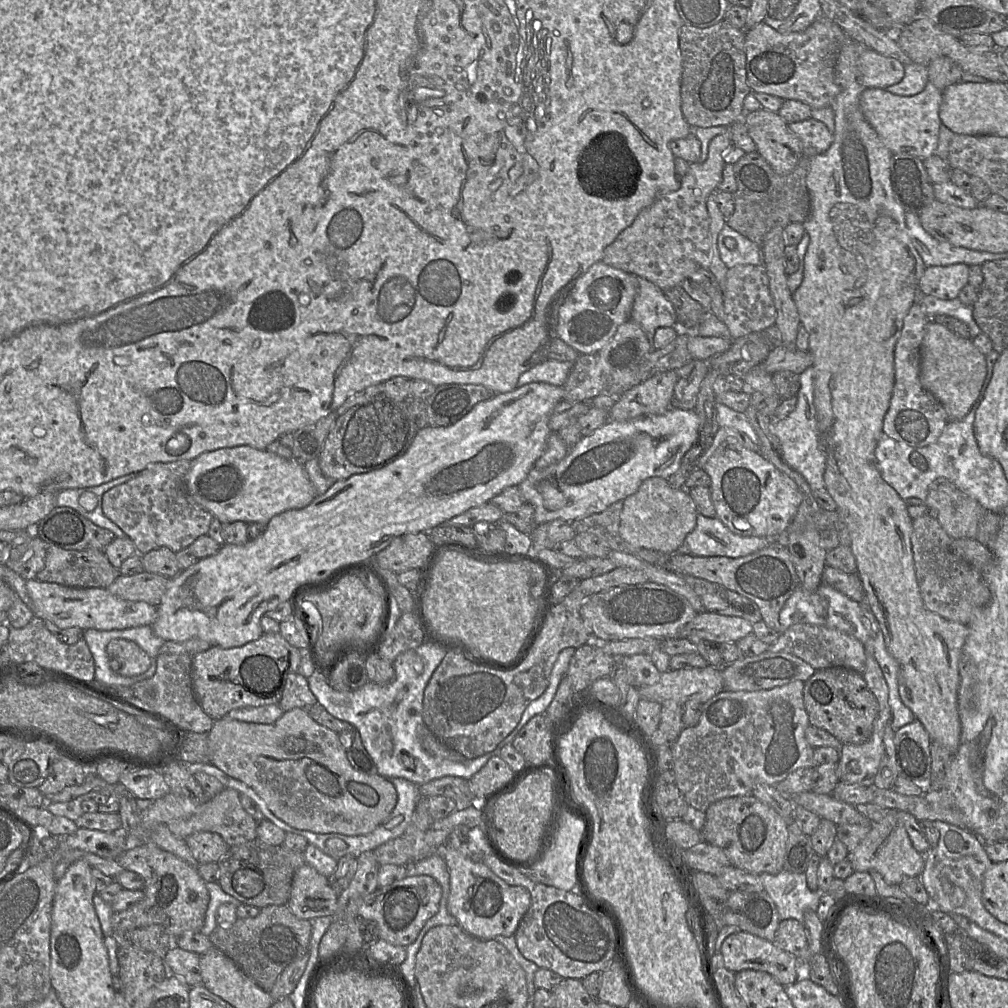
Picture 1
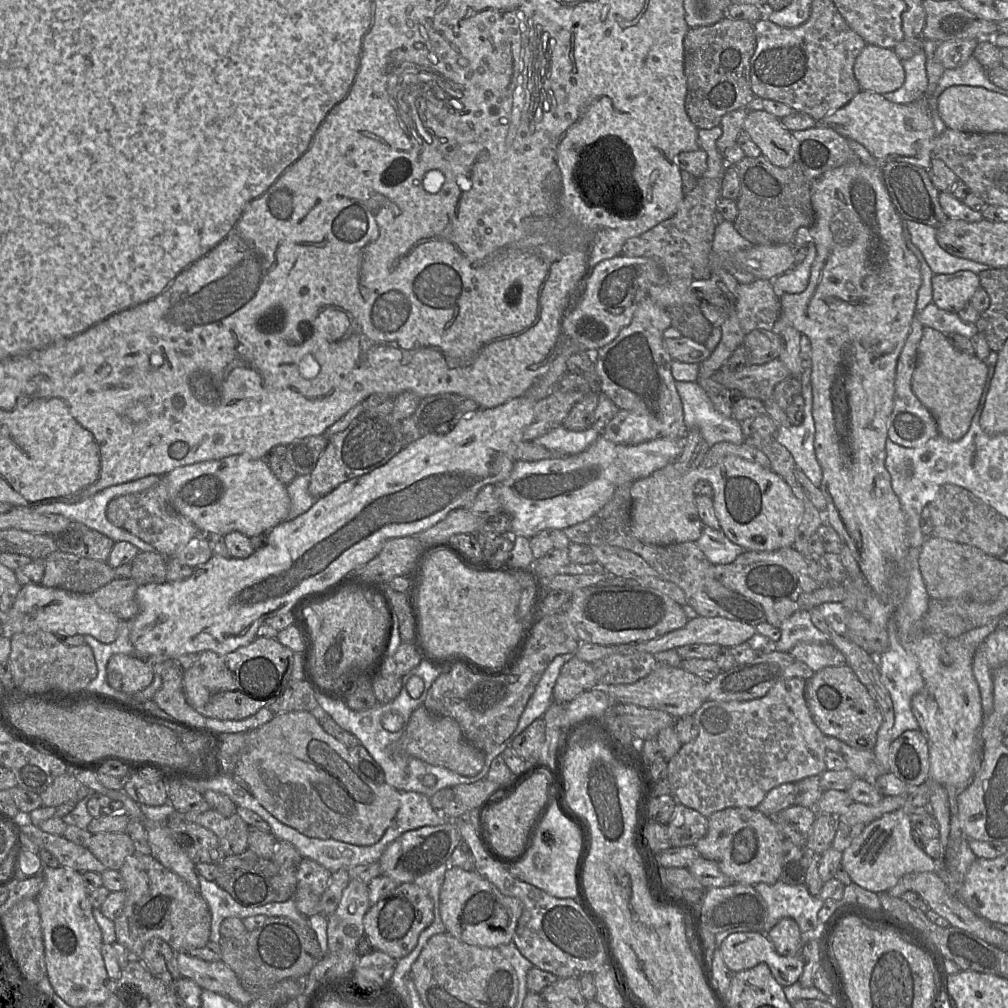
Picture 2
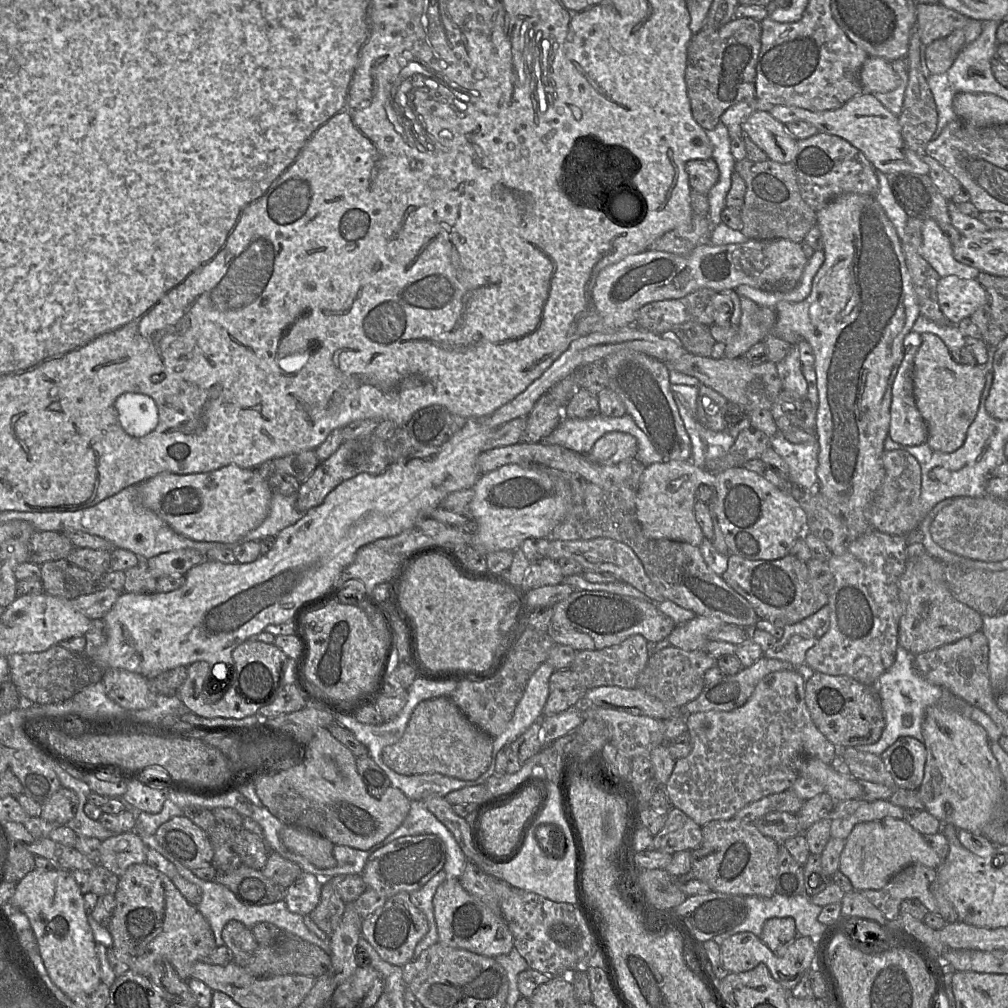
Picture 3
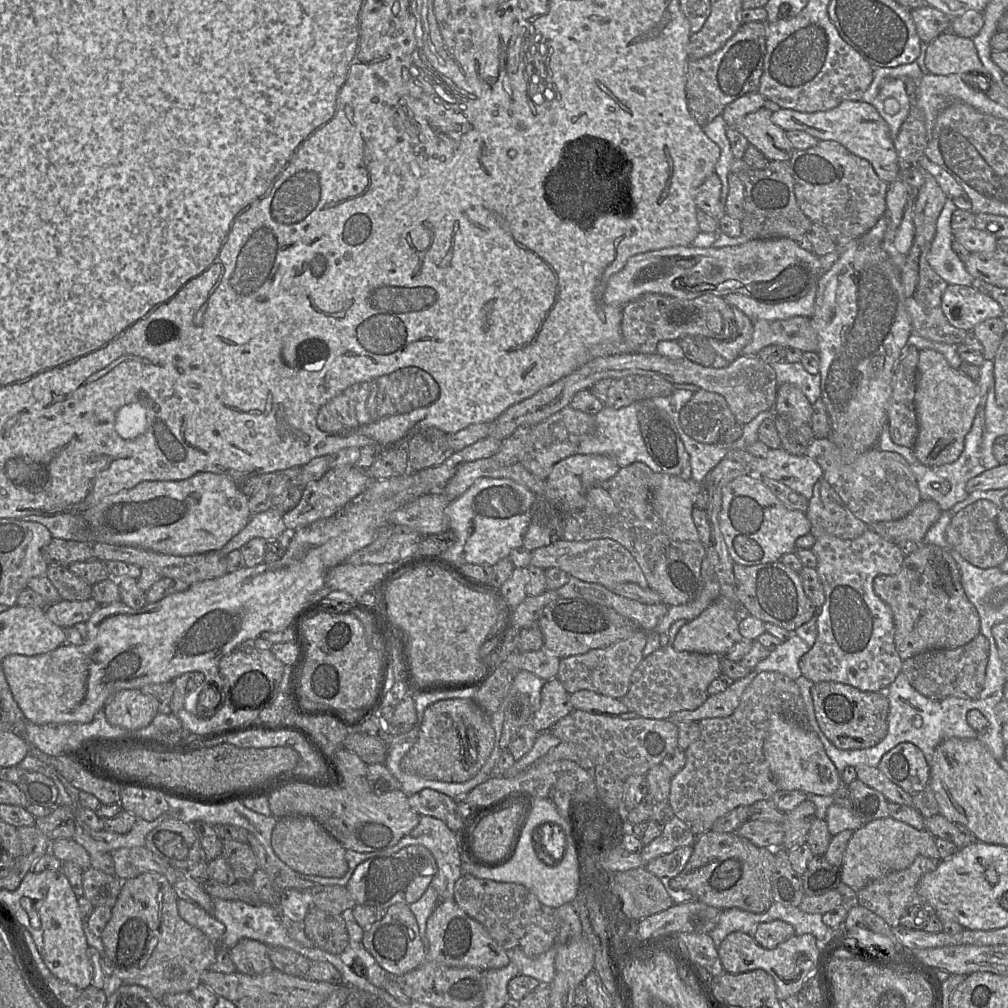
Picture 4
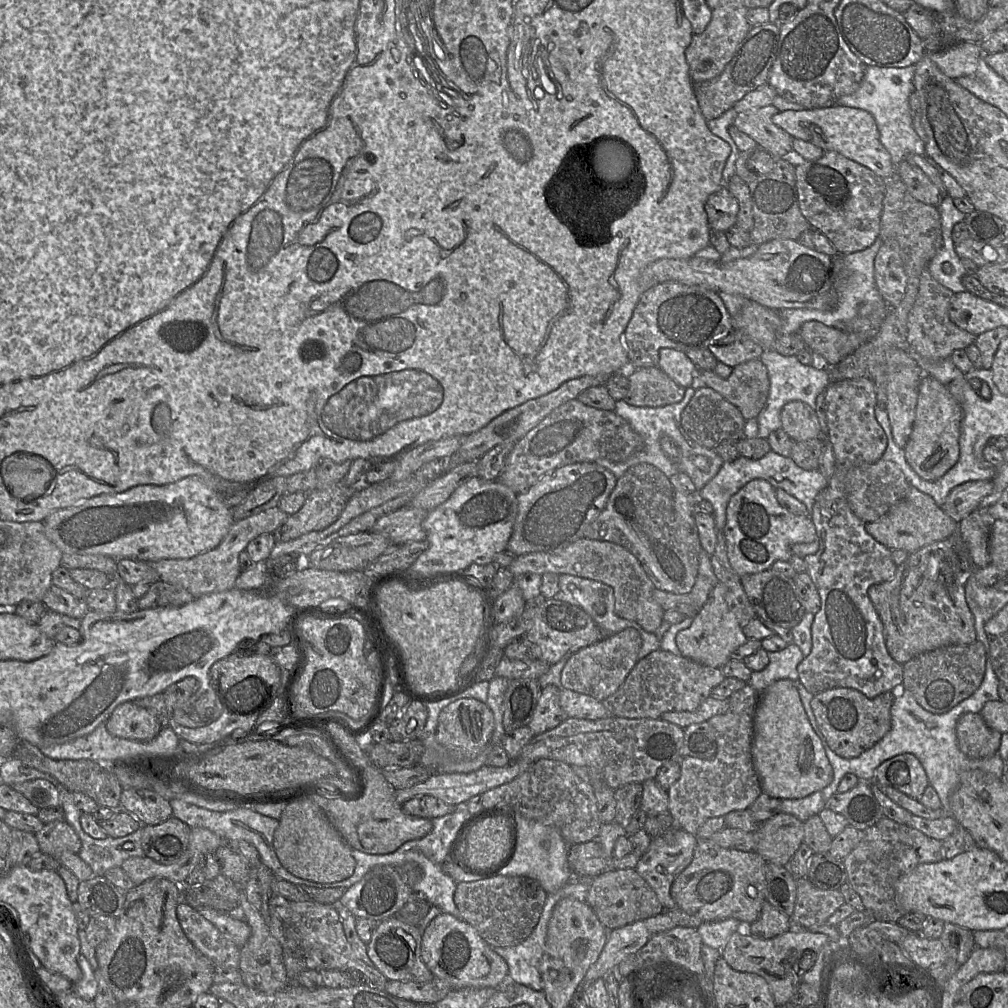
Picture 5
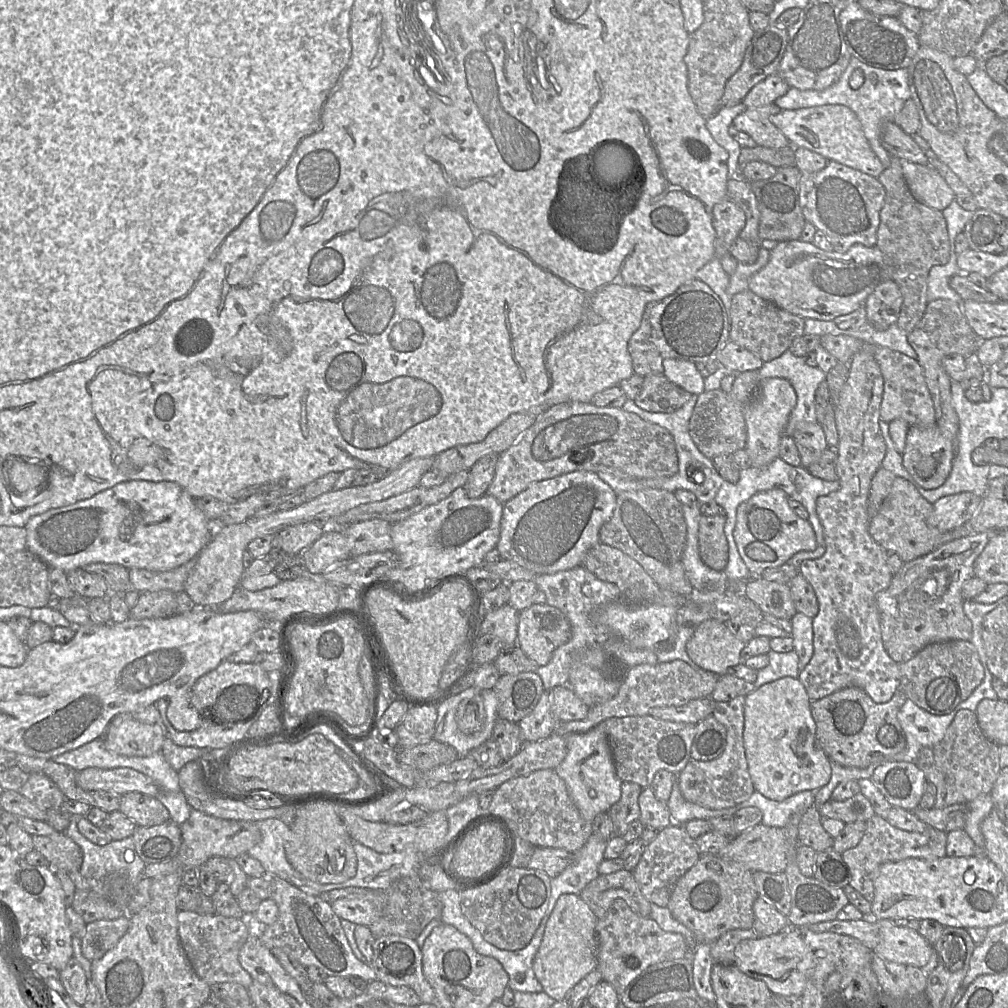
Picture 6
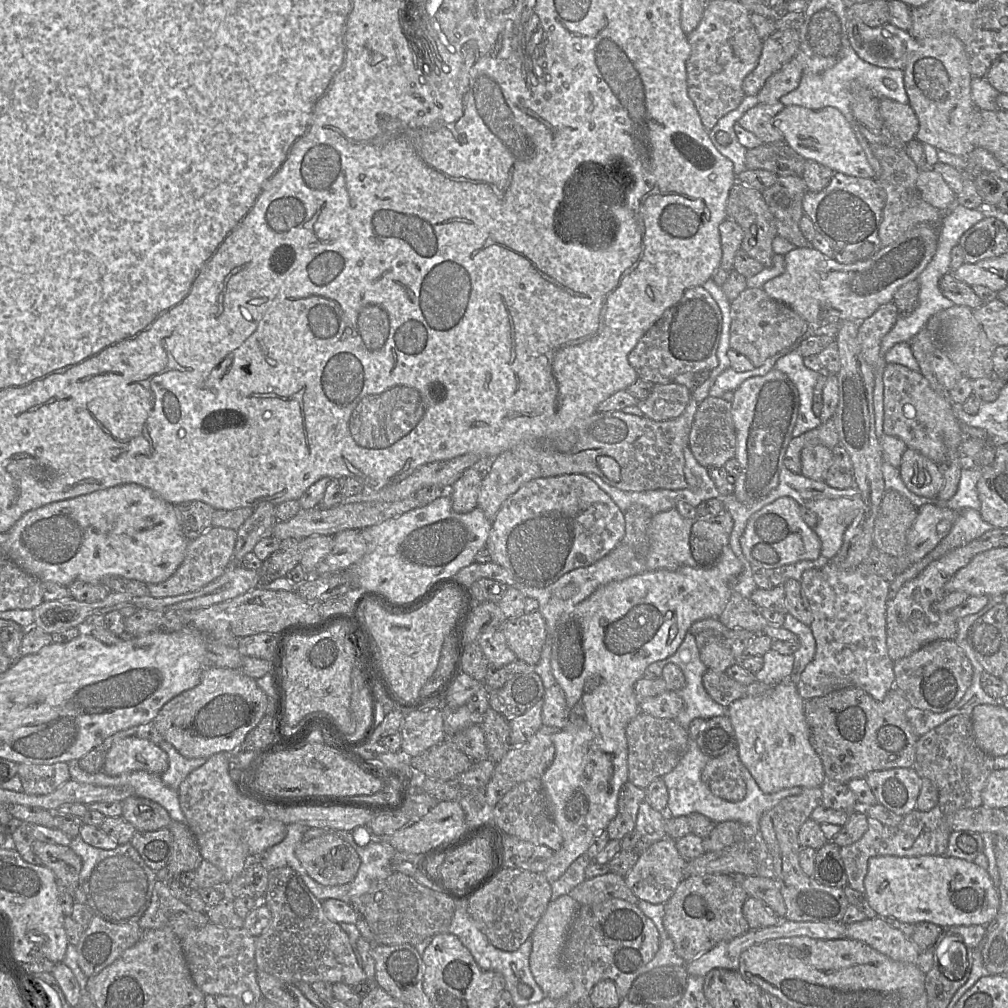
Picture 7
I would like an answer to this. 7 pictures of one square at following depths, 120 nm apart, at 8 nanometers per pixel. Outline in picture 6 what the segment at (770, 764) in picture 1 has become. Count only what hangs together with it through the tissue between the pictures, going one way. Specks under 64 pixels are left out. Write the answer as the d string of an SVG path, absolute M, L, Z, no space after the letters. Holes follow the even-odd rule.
M738 696L727 702L715 703L712 716L726 728L726 747L717 759L711 761L690 759L678 774L679 788L687 801L708 809L720 810L748 800L755 791L748 771L743 740L745 697Z

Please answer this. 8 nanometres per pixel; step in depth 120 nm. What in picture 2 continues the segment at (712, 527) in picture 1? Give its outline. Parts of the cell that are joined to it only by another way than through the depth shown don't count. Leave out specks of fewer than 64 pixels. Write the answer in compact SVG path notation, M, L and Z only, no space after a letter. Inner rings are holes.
M708 526L702 528L701 536L695 542L713 565L730 564L745 550L733 543L721 529Z

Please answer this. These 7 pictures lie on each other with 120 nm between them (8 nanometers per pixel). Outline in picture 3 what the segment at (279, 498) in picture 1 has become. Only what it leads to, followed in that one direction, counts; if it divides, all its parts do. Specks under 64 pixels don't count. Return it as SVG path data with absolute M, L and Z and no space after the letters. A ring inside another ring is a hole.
M228 465L195 474L162 472L140 485L140 501L177 534L199 542L237 545L267 517L273 492L256 470Z

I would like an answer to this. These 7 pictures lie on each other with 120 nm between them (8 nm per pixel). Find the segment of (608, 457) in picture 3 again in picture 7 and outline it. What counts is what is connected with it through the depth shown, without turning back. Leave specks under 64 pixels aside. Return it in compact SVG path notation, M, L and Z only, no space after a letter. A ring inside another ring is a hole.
M564 474L531 480L509 496L492 523L486 548L492 562L507 569L517 583L545 588L564 574L604 558L619 545L624 534L624 513L611 496L584 474Z

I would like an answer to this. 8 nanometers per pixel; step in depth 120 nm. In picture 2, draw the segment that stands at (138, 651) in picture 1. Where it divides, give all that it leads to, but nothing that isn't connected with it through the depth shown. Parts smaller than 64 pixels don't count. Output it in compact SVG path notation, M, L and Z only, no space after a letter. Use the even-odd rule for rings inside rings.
M124 654L113 655L107 664L109 685L123 693L146 689L153 681L153 670L144 658Z

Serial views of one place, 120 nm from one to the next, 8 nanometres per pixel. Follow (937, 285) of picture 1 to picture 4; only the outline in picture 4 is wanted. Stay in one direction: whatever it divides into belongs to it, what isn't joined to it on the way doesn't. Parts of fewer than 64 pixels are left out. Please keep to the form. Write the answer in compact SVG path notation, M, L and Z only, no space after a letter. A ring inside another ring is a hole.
M948 284L941 299L942 311L948 322L971 331L988 318L1001 318L1000 304L970 285Z

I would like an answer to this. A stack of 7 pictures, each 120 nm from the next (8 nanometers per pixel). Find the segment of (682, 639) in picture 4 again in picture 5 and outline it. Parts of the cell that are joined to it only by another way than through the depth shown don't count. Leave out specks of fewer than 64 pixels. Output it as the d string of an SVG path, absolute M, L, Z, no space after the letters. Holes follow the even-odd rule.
M723 583L715 585L691 626L678 632L676 644L682 656L708 667L722 669L731 660L731 654L746 643L748 639L725 600L726 592L727 587Z

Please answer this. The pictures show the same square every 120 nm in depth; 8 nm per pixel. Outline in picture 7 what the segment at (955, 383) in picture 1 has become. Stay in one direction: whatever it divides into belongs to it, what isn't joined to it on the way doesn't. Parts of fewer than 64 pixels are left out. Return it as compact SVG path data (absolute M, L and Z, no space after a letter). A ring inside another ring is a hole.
M911 448L905 450L899 472L907 488L921 497L937 498L944 485L942 466Z

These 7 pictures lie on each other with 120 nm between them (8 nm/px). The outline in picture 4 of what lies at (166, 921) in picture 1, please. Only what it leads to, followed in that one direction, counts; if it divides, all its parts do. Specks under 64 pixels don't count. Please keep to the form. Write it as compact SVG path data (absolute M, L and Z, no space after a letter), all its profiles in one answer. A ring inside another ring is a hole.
M146 872L135 878L123 880L120 894L112 908L111 918L100 936L105 948L107 964L111 967L114 975L116 975L125 985L139 985L148 989L153 996L159 1000L165 994L191 992L201 983L201 974L208 970L216 960L217 947L213 945L210 939L202 931L188 924L180 917L177 908L178 899L179 898L174 888L170 885L166 876L163 874L157 872Z

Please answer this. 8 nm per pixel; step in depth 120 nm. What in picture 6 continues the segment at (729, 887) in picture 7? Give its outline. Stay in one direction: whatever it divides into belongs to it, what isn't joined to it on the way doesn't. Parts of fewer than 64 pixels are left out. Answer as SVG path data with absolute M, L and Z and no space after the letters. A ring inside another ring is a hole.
M704 854L679 878L667 907L674 919L693 932L698 943L713 943L729 930L752 928L753 903L758 897L753 871L718 855Z

